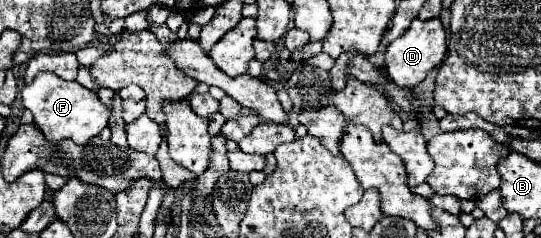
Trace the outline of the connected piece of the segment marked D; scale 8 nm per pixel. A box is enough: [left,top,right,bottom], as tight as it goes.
[384,18,446,88]

